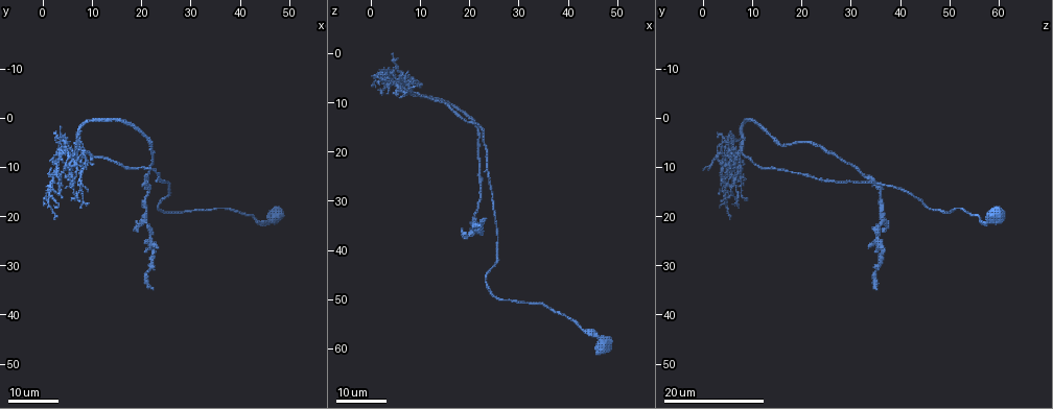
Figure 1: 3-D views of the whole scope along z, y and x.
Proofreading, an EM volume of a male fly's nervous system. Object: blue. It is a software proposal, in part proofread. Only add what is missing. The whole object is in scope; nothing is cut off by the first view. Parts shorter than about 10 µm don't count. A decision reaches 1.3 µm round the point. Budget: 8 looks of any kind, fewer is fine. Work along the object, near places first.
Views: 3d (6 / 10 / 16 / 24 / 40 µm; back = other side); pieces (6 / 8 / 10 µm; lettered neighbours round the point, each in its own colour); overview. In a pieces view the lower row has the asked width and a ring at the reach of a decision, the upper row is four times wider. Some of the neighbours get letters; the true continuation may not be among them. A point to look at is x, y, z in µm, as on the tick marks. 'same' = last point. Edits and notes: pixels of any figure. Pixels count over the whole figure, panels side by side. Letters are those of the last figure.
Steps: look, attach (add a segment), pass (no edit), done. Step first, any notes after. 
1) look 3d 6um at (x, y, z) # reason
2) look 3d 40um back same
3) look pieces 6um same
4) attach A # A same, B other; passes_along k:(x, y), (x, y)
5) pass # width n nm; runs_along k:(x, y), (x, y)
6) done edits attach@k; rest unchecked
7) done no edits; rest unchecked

look 3d 24um at (23.0, 26.0, 34.0) # branch stops here

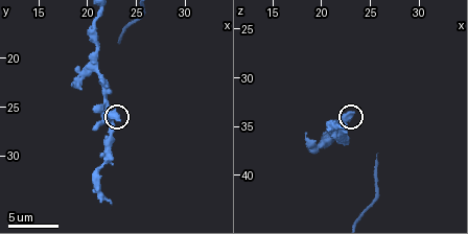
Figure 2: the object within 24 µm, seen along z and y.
look pieces 8um at (23.2, 26.6, 33.8)

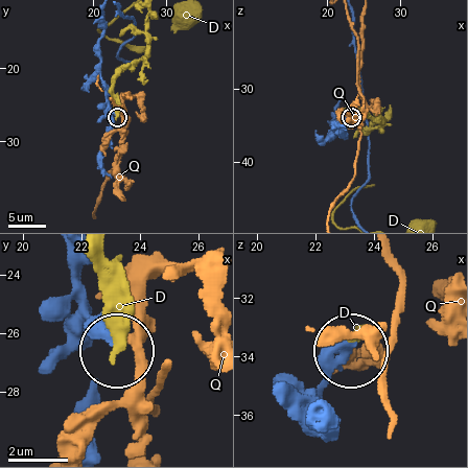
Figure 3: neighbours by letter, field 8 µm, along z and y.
pass # D other, Q other; none of them fits

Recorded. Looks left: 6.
look 3d 16um at (18.5, 22.5, 35.5) # free end

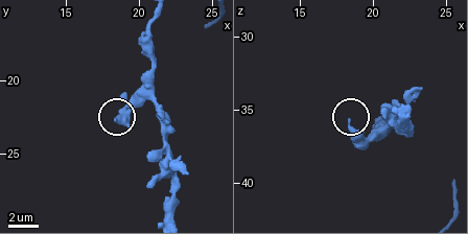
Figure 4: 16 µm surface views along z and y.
look pieces 10um at (18.4, 22.8, 35.6)

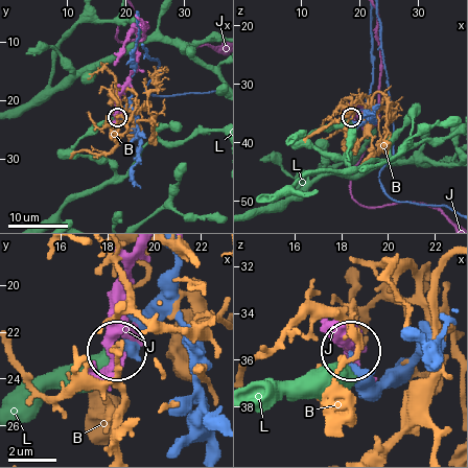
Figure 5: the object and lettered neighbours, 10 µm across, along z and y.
pass # B other, J other, L other; none of them fits

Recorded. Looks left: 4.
look 3d 16um at (2.5, 9.5, 8.0) # tapers out

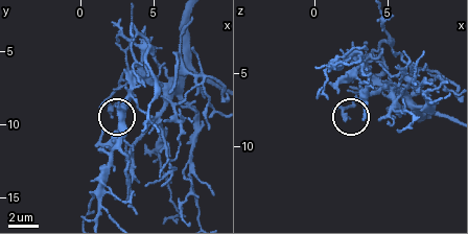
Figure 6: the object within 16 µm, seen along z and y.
look pieces 8um same # what lies round it

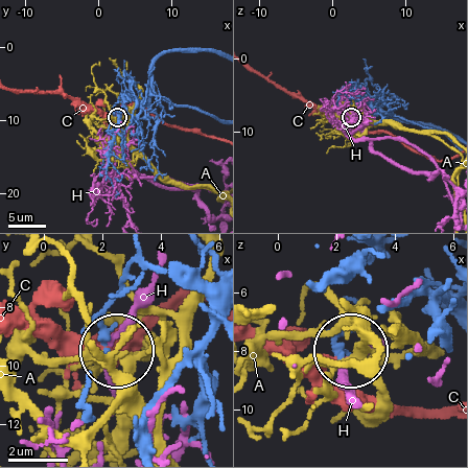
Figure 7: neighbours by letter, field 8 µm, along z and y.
pass # A other, C other, H other; none of them fits

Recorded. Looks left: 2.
look 3d 16um at (10.5, 9.0, 6.0) # free end

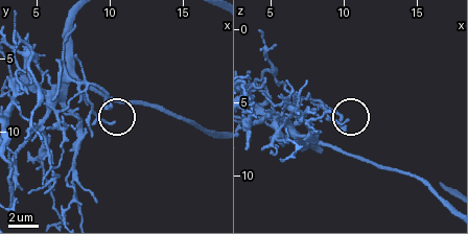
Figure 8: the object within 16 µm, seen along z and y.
look pieces 10um at (10.2, 9.4, 6.2) # what lies round it

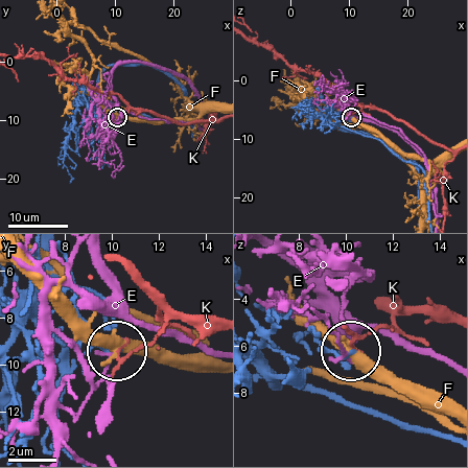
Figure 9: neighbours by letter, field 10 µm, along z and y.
pass # E other, F other, K other; none of them fits

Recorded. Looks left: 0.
done no edits; rest unchecked

